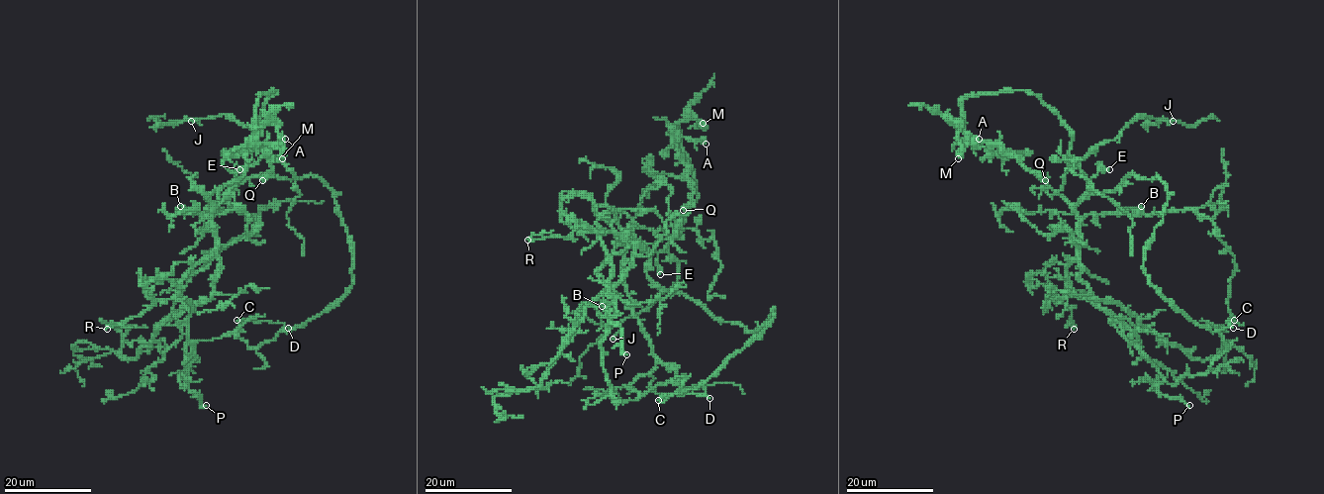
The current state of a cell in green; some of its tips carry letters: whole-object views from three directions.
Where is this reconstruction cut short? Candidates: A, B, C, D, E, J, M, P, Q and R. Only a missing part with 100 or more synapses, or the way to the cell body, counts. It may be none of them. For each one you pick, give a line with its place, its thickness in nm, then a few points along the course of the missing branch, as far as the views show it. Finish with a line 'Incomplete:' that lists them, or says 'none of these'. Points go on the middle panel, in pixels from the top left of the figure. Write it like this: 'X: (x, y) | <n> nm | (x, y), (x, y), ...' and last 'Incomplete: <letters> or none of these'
Incomplete: none of these

